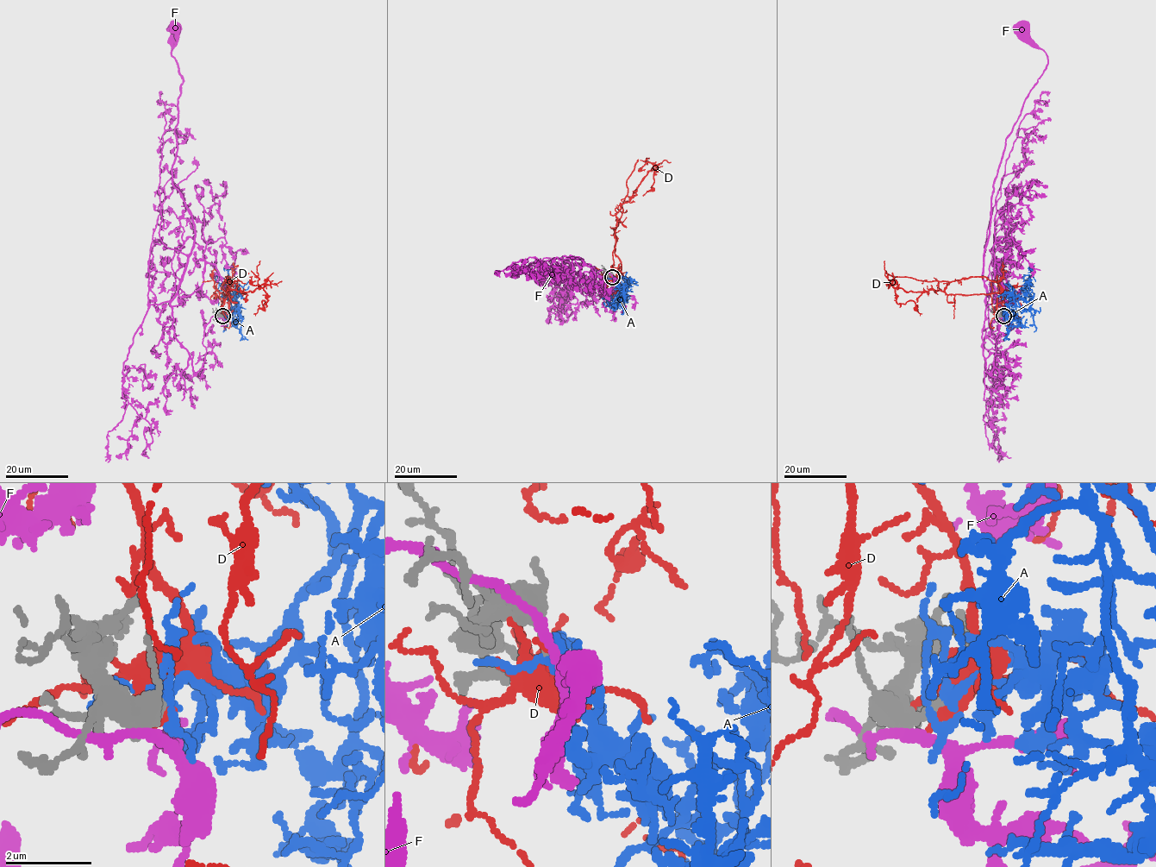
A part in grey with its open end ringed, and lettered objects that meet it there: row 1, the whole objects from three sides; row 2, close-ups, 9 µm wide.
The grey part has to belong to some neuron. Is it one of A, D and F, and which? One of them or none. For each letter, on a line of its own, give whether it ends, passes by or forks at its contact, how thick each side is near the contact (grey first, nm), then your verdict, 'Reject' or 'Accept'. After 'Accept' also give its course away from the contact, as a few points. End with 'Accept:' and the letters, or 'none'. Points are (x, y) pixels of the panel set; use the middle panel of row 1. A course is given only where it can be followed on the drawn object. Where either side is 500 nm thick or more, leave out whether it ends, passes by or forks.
A: It forks there. Thickness 300 nm (grey) against 240 nm. Accept. Its course: (612, 278), (624, 294), (622, 292), (619, 304), (609, 299), (609, 304), (606, 303)
D: It ends there. Thickness 320 nm (grey) against 240 nm. Reject
F: It forks there. Thickness 440 nm (grey) against 170 nm. Reject
Accept: A

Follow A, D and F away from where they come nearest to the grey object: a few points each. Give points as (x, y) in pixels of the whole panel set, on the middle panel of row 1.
A: (612, 278), (624, 294), (622, 292), (619, 304), (609, 299), (609, 304), (606, 303)
D: (612, 278), (608, 274), (614, 263), (616, 219), (618, 274), (619, 263), (614, 267)
F: (610, 274), (565, 255), (559, 260), (584, 262), (561, 270), (571, 311), (565, 321), (564, 295)

